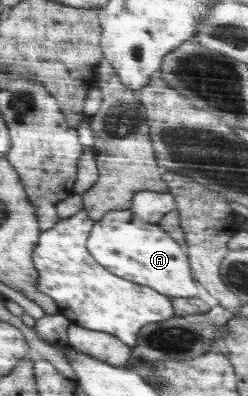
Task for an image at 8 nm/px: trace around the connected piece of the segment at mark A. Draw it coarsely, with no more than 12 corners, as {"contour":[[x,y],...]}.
{"contour":[[131,210],[94,221],[103,268],[171,299],[196,297],[188,255]]}

